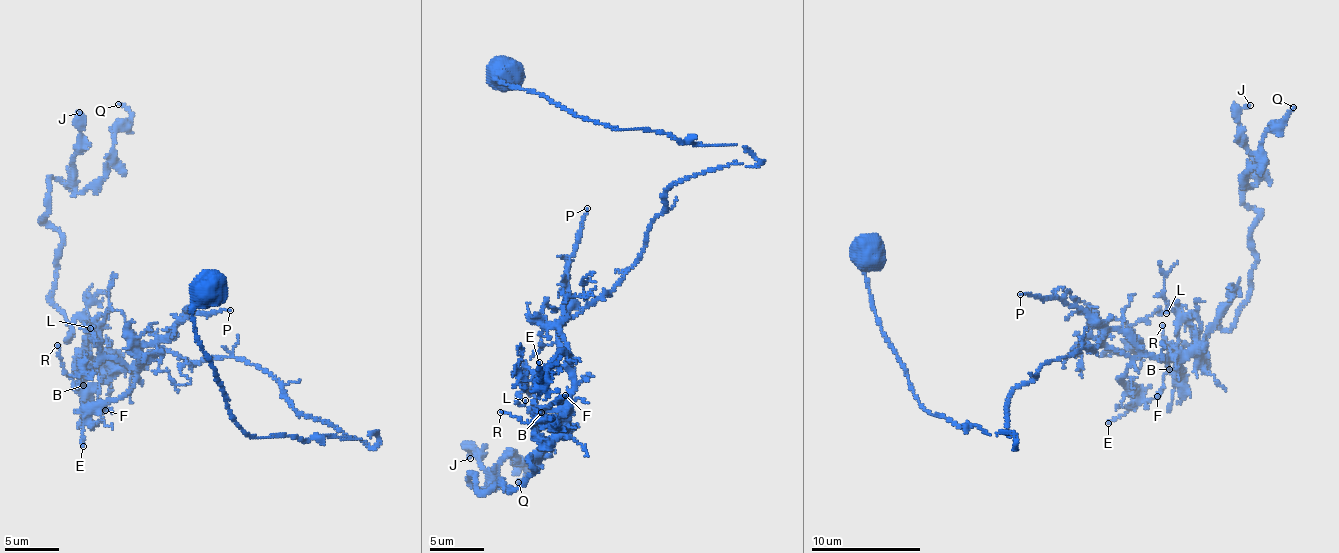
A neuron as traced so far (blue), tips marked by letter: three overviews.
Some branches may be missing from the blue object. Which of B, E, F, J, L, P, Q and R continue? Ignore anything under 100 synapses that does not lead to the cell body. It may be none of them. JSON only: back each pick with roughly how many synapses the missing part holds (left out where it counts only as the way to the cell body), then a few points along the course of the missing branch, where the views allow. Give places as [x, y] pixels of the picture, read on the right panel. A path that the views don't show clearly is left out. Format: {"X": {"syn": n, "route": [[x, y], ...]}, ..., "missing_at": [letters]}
{"missing_at": []}

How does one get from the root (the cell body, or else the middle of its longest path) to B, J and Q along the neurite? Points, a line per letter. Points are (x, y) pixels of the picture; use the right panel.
B: (869, 259), (920, 404), (1014, 447), (1015, 388), (1105, 331), (1156, 356), (1172, 343), (1169, 369)
J: (869, 259), (920, 404), (1015, 447), (1005, 409), (1043, 364), (1231, 326), (1244, 180), (1267, 174), (1250, 105)
Q: (869, 259), (920, 404), (1015, 447), (1005, 409), (1043, 364), (1231, 326), (1246, 173), (1293, 107)

